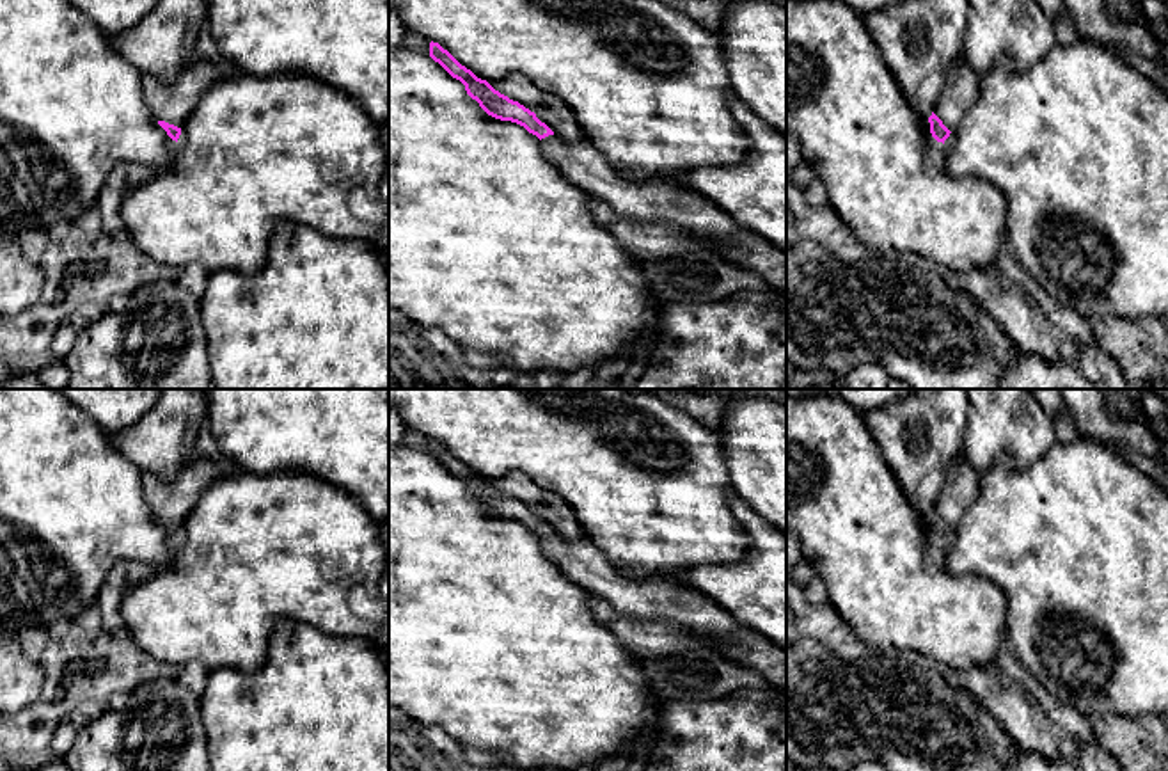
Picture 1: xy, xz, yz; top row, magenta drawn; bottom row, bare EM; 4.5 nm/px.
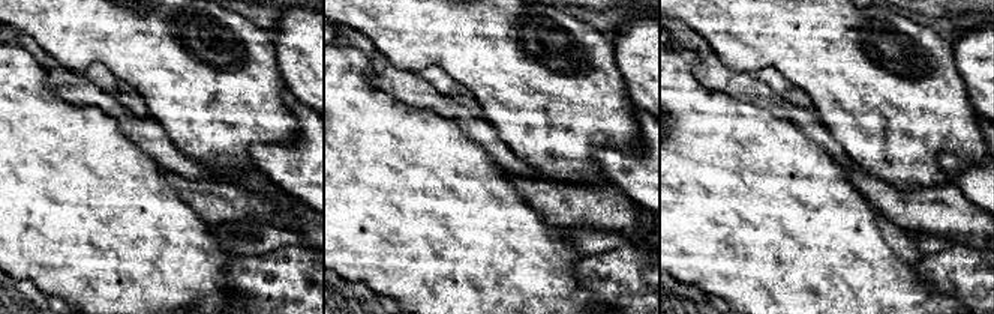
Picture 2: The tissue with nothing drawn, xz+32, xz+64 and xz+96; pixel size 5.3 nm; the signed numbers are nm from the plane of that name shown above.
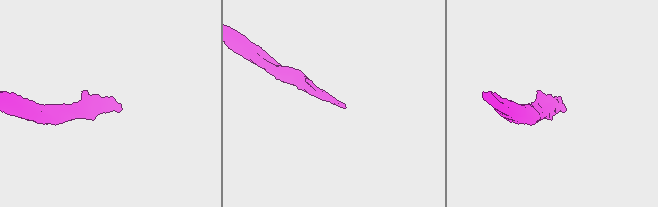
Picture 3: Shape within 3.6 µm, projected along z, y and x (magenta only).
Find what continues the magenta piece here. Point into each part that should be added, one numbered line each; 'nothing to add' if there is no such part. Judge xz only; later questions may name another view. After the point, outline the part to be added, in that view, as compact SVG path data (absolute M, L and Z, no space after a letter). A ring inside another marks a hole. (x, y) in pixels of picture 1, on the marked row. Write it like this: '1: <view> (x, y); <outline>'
1: xz (581, 162); M548 135L540 147L545 160L588 195L630 219L669 222L710 240L719 256L758 274L769 290L786 297L786 252L740 226L705 195L659 179L628 179L586 139L566 142Z

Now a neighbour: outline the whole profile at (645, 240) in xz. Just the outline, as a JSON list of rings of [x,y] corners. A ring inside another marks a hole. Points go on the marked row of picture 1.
[[[589,195],[589,210],[595,220],[641,261],[712,249],[712,242],[703,236],[689,234],[669,222],[630,219],[593,195]]]

